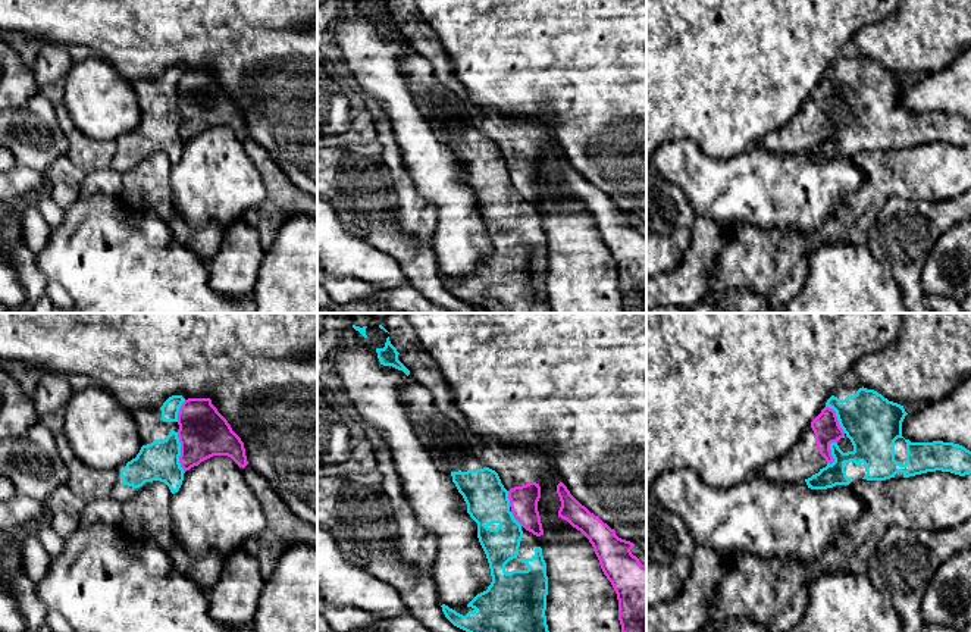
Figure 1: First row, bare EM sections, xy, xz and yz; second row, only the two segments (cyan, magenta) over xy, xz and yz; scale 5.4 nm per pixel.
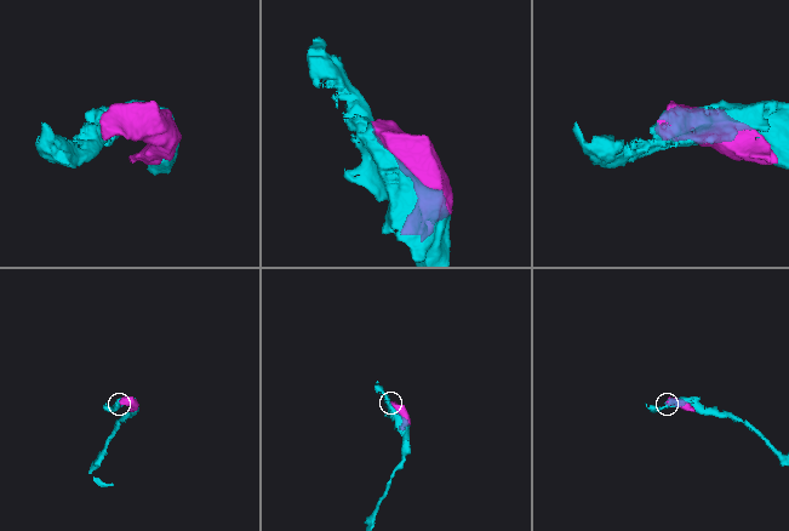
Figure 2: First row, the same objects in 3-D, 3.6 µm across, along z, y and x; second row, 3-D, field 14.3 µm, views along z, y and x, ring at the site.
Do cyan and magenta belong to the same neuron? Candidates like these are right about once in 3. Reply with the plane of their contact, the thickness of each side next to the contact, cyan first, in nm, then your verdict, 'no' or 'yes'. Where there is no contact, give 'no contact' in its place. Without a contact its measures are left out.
contact in xy; calibres 220 and 280 nm; no

